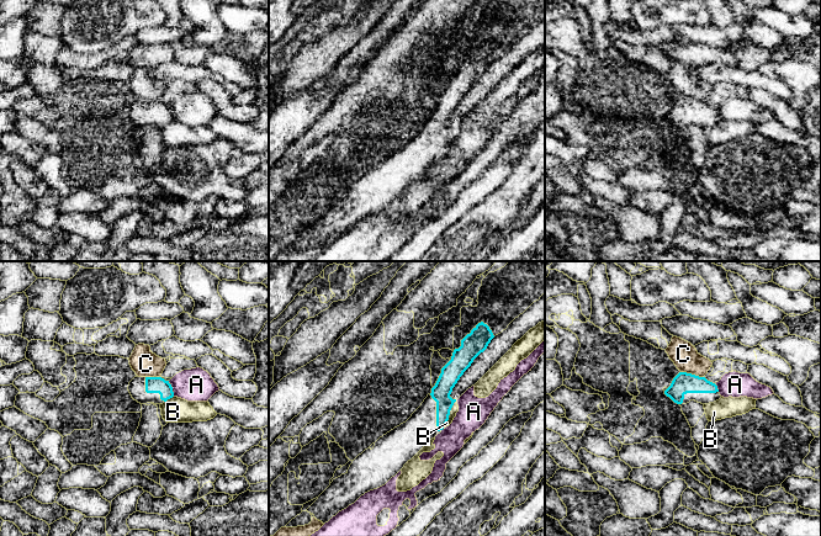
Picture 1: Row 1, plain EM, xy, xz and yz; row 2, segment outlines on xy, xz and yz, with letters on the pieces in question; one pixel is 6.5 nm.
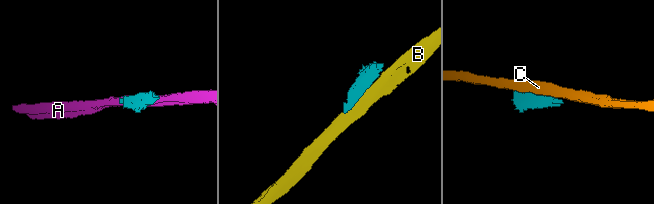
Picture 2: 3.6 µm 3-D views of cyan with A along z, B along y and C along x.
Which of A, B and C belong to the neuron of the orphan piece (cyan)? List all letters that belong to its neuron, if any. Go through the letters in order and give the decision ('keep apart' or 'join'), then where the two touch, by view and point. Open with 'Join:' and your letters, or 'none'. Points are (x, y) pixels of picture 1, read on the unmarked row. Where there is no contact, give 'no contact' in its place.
Join: none
A: keep apart | xy (171, 112)
B: keep apart | xz (449, 138)
C: keep apart | yz (690, 97)

